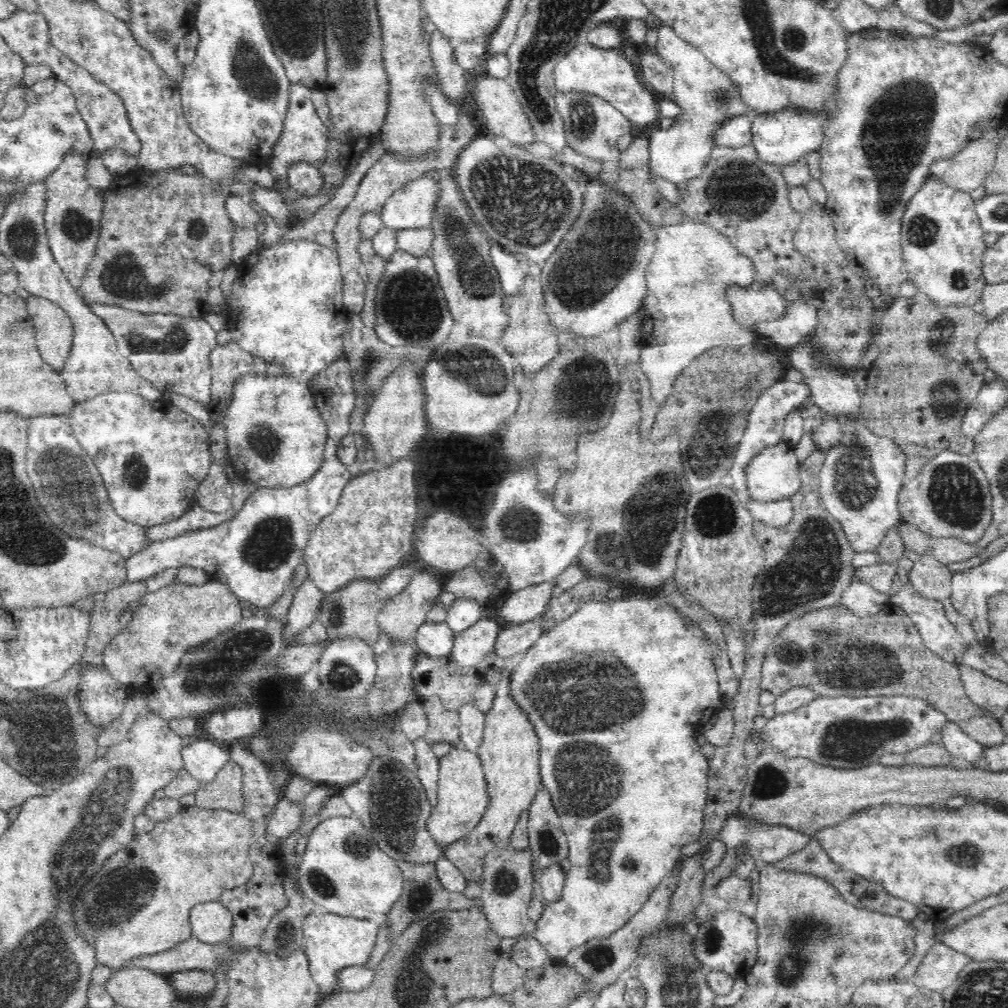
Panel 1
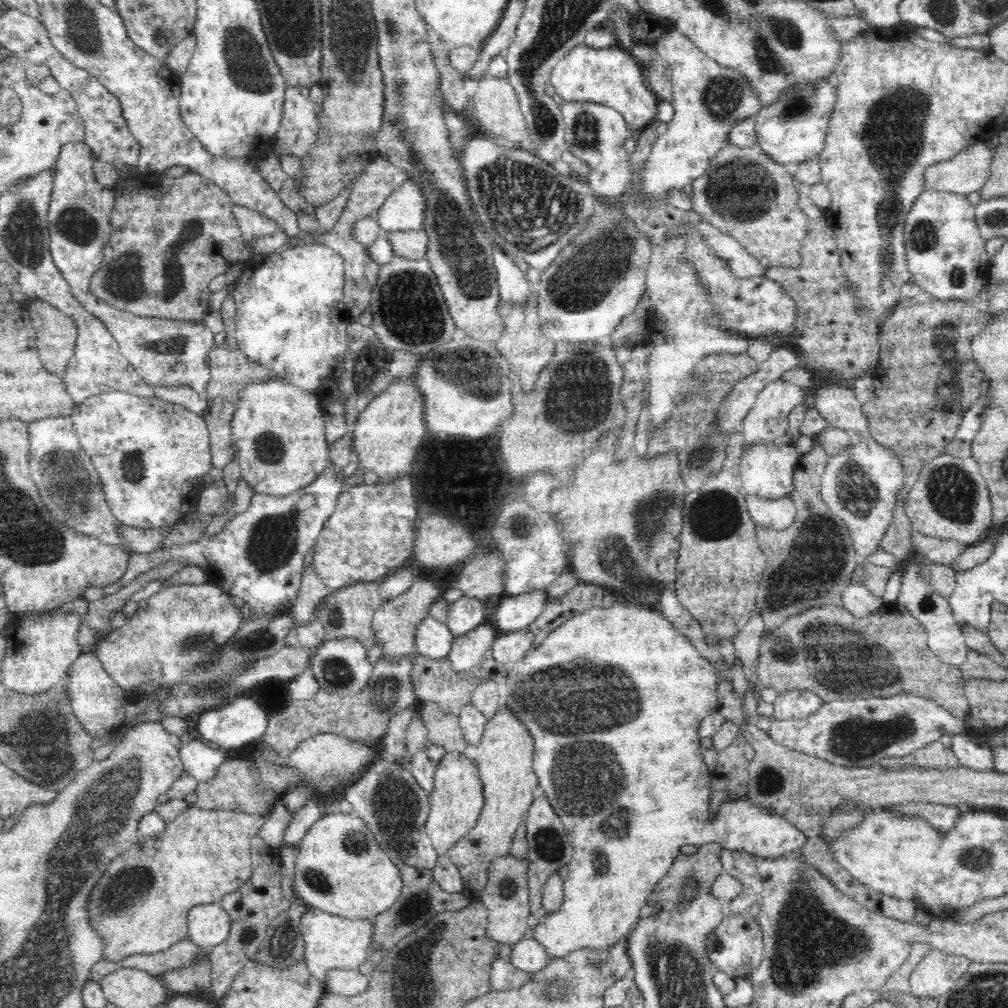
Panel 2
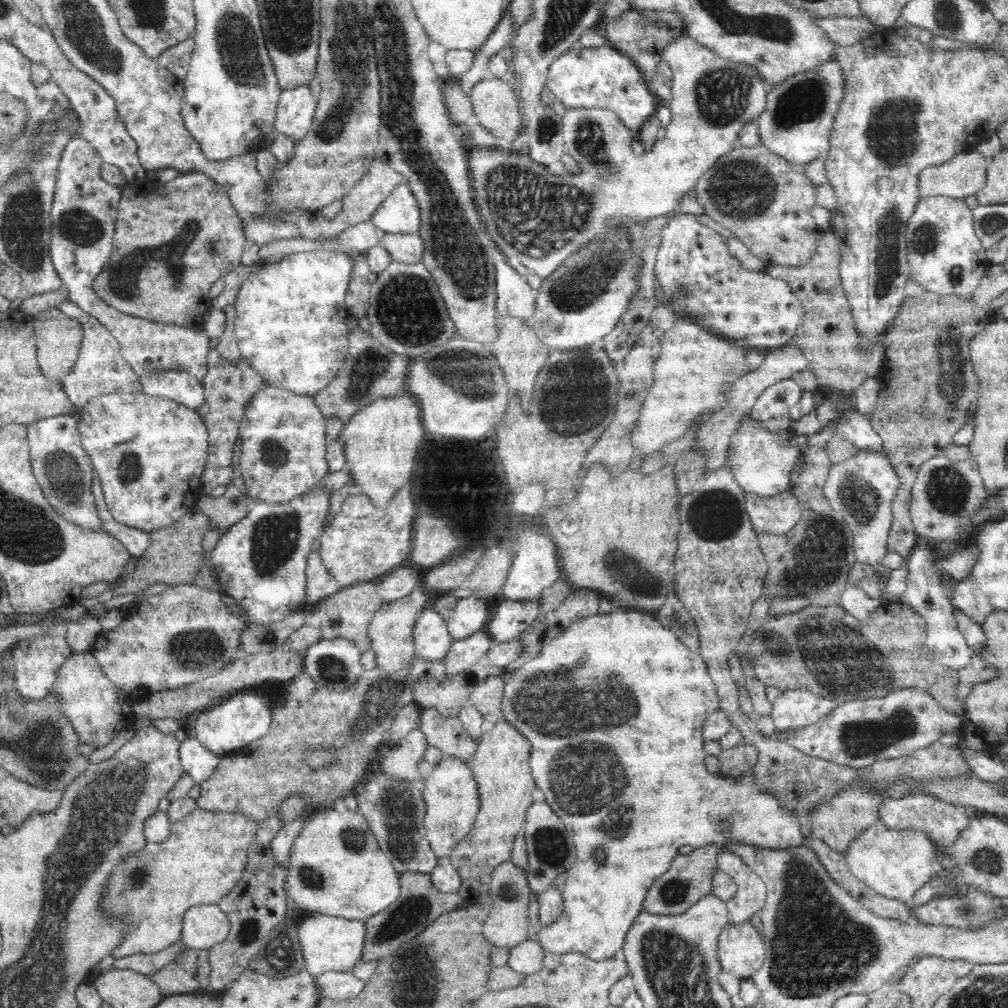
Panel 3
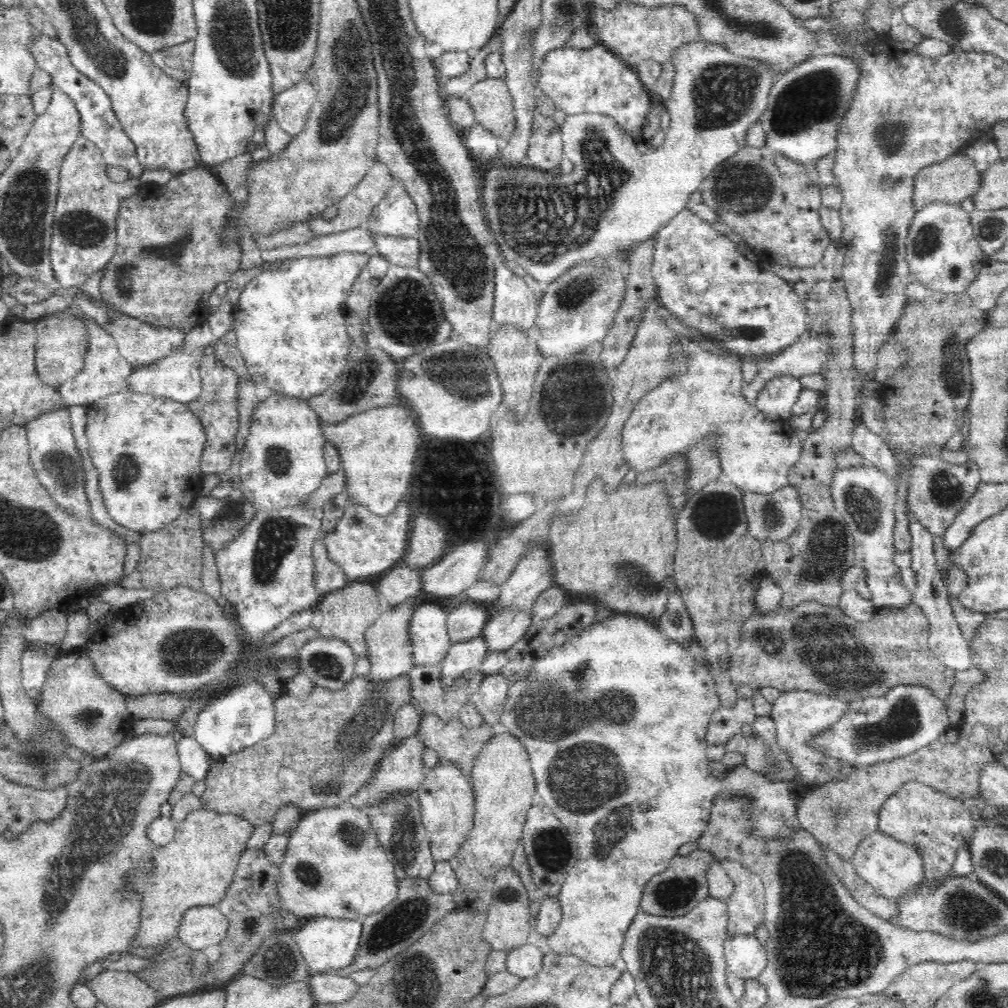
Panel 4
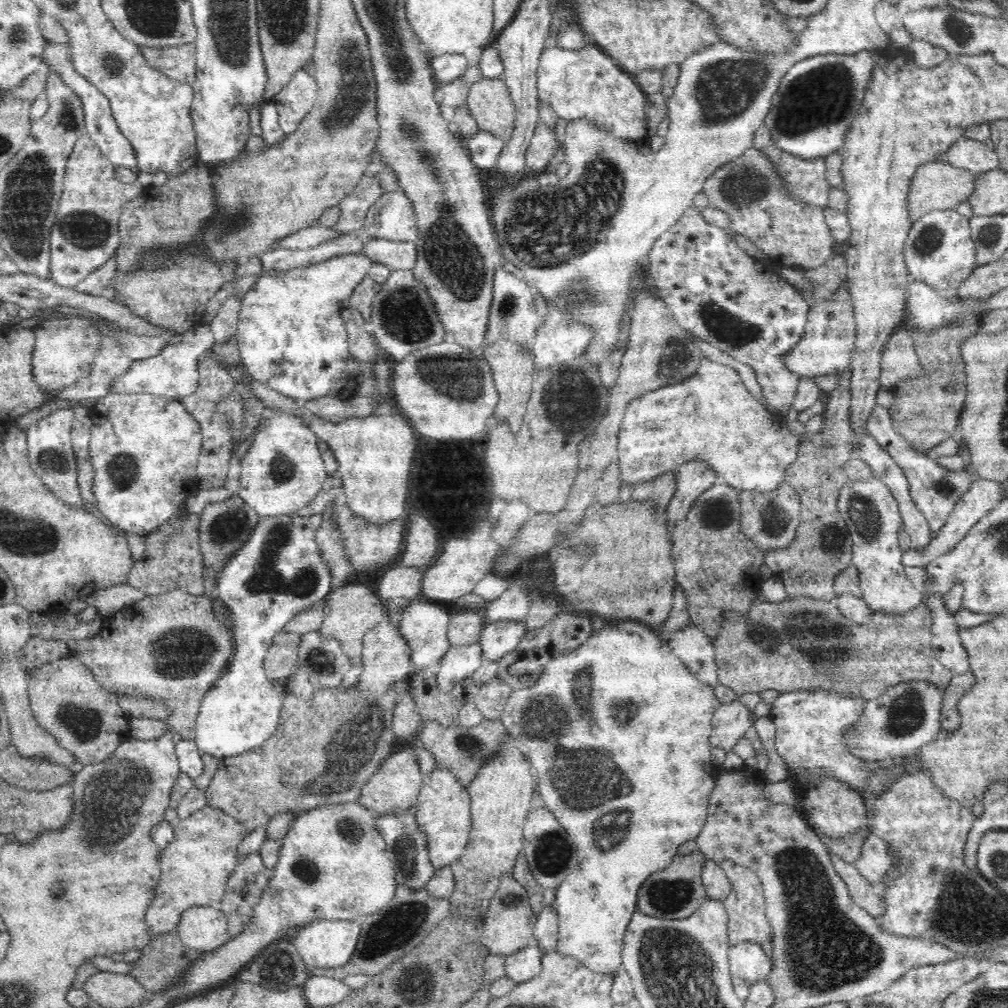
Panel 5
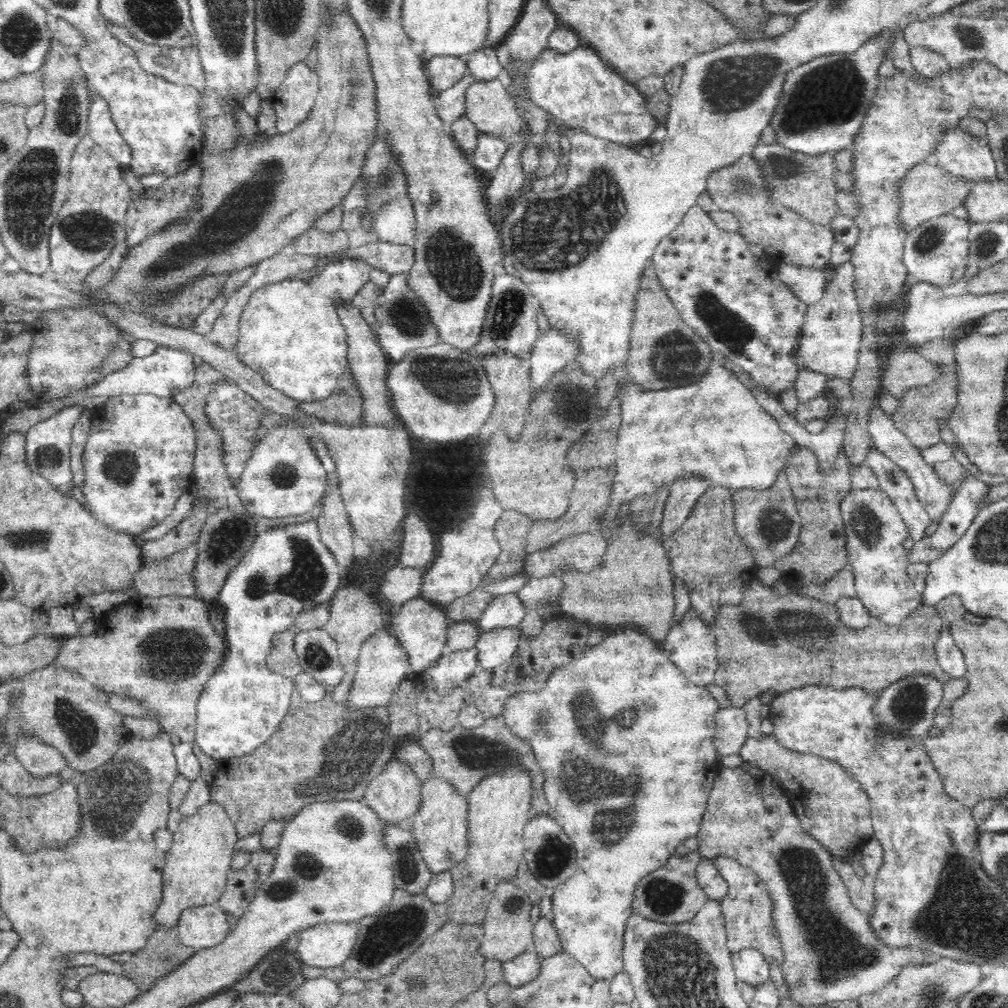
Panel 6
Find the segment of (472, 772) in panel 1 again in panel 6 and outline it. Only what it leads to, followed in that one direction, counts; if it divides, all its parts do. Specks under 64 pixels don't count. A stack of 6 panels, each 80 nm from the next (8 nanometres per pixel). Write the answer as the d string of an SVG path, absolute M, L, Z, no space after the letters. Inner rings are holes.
M438 776L422 784L420 809L410 818L410 829L423 859L433 874L452 870L464 861L468 852L468 813L466 797L456 793L454 785Z

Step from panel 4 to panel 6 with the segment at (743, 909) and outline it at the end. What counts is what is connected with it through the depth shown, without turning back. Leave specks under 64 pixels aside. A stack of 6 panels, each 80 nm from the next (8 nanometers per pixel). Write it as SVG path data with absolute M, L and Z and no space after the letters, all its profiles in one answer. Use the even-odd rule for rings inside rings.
M716 857L712 860L719 875L728 883L728 892L721 898L720 907L724 915L727 932L727 945L730 952L736 954L744 948L755 948L764 955L766 960L774 960L779 966L784 962L784 949L778 930L774 926L774 902L766 883L752 869L742 866L732 857Z

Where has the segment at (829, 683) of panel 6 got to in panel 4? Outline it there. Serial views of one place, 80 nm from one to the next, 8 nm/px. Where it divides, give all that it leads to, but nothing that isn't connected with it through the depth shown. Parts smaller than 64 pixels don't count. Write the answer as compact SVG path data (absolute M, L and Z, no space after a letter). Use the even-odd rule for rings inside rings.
M804 601L796 608L788 609L778 604L769 613L754 611L744 621L741 643L729 656L729 680L737 688L747 684L753 689L771 686L781 692L808 690L845 701L881 697L898 685L920 685L934 691L945 702L955 681L955 671L941 663L930 650L928 640L928 617L916 603L908 604L904 608L878 608L872 619L861 623L846 616L838 605L826 606L816 601Z

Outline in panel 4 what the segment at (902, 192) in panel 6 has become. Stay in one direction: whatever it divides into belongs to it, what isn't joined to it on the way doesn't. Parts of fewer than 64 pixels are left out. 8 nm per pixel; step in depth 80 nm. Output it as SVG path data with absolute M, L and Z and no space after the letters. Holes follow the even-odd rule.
M959 154L949 156L942 162L930 164L920 169L915 176L913 188L913 205L917 212L930 202L945 202L946 204L959 204L966 198L974 196L982 182L981 170L969 156Z

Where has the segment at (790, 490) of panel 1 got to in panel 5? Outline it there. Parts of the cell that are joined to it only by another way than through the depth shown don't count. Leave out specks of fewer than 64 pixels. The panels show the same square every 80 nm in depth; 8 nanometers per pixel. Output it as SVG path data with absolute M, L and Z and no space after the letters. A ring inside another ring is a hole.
M706 357L703 360L698 374L690 380L670 384L666 386L666 392L648 392L628 404L618 436L622 486L630 484L634 488L640 482L654 480L696 458L716 472L718 480L724 480L739 491L767 493L785 480L785 470L797 459L801 439L774 420L772 413L748 392L736 369Z

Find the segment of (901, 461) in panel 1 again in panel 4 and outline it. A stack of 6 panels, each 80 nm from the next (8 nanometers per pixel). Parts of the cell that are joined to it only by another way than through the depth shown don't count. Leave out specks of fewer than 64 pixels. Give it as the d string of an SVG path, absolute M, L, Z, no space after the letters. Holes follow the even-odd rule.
M864 459L862 466L838 468L830 488L834 506L844 517L847 532L855 540L855 564L866 570L865 581L876 609L904 608L912 603L912 591L904 587L901 570L894 563L897 486L887 474Z

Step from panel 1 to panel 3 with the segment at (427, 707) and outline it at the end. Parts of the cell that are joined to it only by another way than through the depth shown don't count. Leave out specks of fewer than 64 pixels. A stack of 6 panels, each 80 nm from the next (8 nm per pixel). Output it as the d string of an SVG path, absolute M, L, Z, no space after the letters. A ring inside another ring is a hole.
M437 708L421 709L419 729L429 745L443 752L443 758L454 756L468 763L476 752L478 741L464 729L459 717L444 718Z

